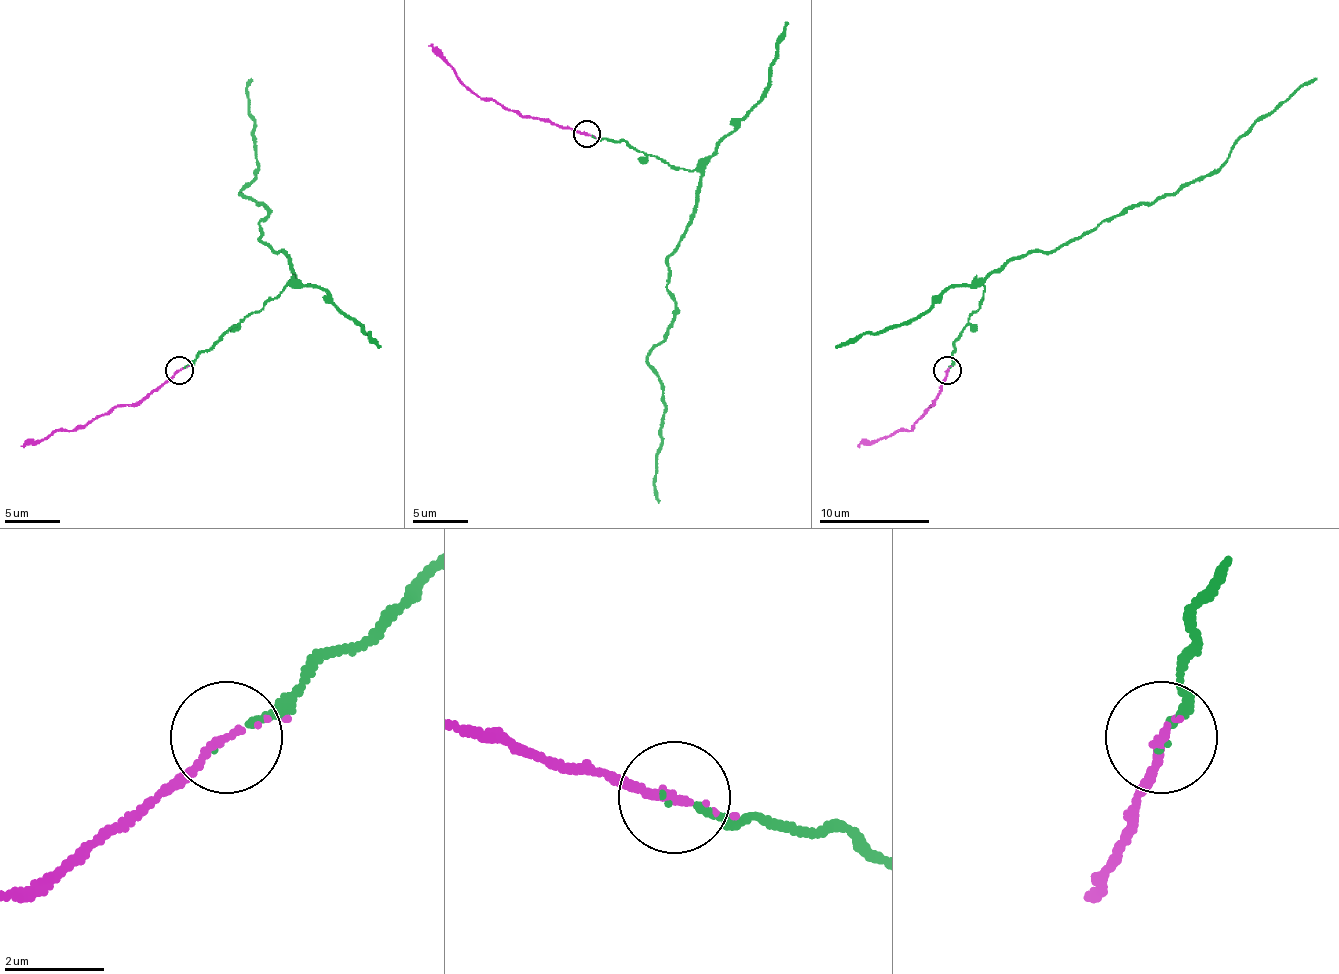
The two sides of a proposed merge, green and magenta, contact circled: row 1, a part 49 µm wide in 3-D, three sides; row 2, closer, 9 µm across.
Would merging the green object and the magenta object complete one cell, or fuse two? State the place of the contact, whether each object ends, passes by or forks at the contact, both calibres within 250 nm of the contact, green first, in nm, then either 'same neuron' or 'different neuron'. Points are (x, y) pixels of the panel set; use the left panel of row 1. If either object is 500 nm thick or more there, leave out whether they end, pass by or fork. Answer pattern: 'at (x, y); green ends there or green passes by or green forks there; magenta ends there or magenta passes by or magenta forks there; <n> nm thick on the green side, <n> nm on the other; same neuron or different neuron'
at (179, 370); green ends there; magenta ends there; 110 nm thick on the green side, 190 nm on the other; same neuron

